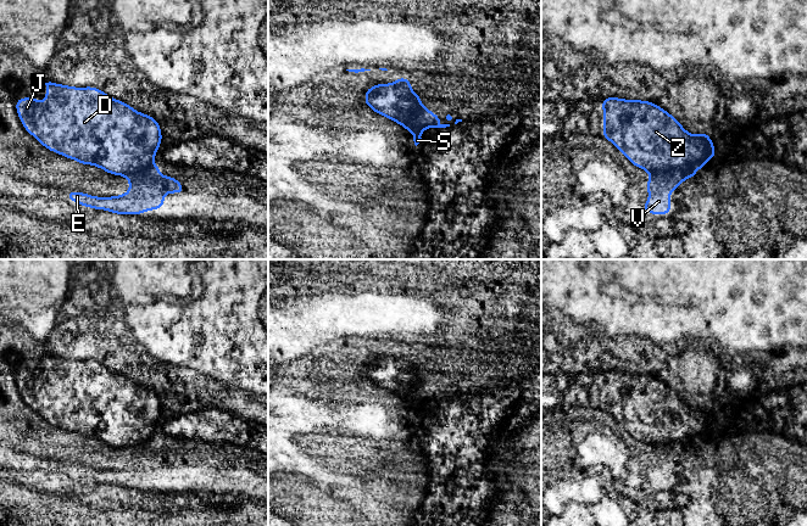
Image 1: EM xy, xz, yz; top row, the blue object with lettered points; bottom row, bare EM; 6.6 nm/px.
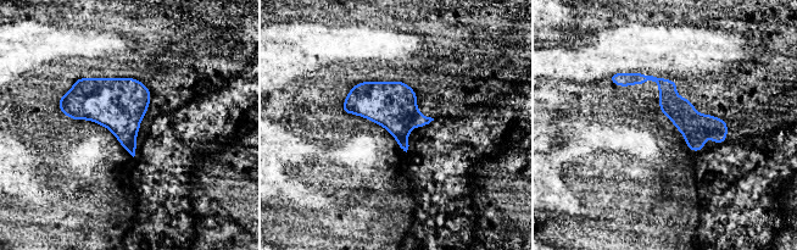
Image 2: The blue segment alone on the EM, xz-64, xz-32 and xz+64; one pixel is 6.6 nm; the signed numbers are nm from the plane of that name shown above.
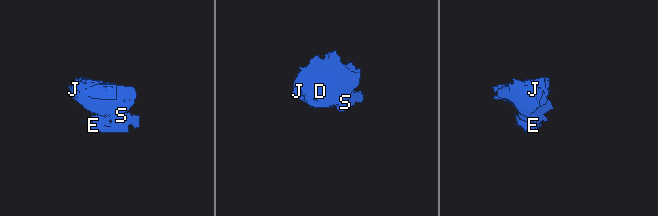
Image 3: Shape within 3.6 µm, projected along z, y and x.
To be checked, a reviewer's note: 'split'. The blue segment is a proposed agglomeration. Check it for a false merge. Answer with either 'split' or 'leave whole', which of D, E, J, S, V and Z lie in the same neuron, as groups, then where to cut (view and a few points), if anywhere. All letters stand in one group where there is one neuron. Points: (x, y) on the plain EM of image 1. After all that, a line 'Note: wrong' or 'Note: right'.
split; groups D J Z / E S V; cut yz (688, 441), (651, 445)
Note: right

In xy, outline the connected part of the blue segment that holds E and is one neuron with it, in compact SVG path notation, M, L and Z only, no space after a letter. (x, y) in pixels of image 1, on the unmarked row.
M150 437L144 443L124 449L129 452L130 464L123 469L94 470L77 464L66 464L66 469L82 480L107 482L117 487L141 487L149 482L163 482L163 469L167 465L182 468L184 463L184 457L178 457L174 449L161 449L160 438Z

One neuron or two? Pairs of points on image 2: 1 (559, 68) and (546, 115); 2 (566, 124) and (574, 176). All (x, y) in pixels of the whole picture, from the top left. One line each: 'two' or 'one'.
1: two
2: one

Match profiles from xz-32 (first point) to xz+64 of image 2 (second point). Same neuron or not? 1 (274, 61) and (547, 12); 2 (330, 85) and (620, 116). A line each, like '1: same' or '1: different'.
1: different
2: same

